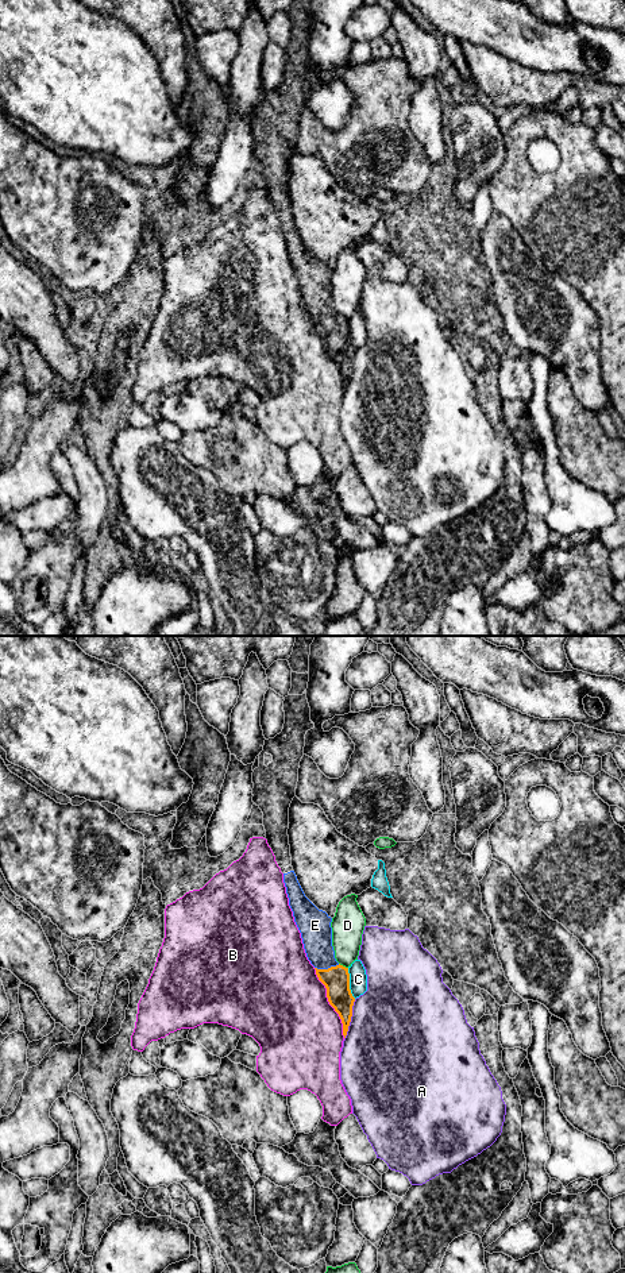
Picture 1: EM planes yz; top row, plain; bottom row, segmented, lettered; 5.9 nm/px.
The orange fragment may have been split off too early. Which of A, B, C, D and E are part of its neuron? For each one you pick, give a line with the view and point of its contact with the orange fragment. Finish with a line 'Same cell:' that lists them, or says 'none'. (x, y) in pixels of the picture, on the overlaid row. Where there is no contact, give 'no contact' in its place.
E: contact yz (328, 968)
Same cell: E

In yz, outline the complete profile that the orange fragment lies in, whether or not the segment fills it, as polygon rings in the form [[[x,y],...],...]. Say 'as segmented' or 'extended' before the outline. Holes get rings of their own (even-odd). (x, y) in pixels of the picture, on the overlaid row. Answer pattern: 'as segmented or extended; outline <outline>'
extended; outline [[[294,871],[283,873],[283,883],[306,957],[327,988],[328,1002],[342,1019],[346,1038],[355,998],[350,990],[348,968],[340,965],[335,958],[332,918],[305,896]]]

